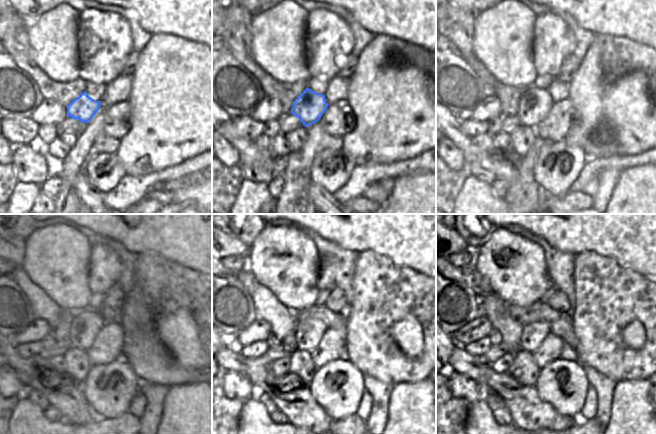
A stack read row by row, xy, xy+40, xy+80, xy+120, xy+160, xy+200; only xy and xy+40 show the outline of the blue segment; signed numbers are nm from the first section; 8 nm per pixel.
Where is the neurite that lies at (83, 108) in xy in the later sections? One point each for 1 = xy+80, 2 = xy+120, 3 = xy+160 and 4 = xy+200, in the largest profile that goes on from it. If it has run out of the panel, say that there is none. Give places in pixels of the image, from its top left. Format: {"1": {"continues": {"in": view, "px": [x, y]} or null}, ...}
{"1": {"continues": {"in": "xy+80", "px": [534, 104]}}, "2": {"continues": {"in": "xy+120", "px": [86, 324]}}, "3": {"continues": {"in": "xy+160", "px": [308, 332]}}, "4": {"continues": {"in": "xy+200", "px": [532, 335]}}}

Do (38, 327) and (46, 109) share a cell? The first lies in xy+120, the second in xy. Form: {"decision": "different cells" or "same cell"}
{"decision": "same cell"}

